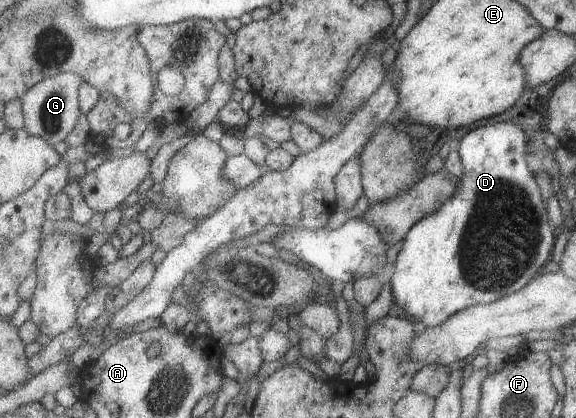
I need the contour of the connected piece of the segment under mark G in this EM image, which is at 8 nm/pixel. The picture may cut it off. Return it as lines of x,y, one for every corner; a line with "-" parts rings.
65,72
35,84
22,99
26,130
31,135
39,136
53,145
65,142
82,116
80,89
83,82
86,81
79,74

